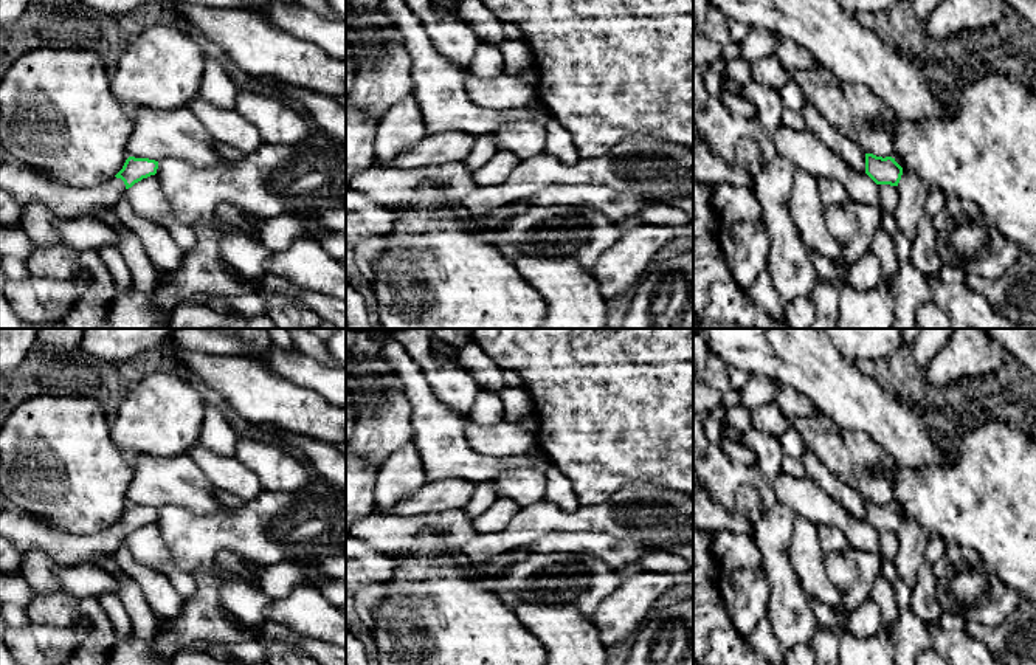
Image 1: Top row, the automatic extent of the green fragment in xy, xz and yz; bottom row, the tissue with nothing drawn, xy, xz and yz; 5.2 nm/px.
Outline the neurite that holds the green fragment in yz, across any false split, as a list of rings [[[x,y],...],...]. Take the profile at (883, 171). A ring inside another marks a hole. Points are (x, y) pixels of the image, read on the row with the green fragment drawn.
[[[865,153],[865,174],[876,184],[898,186],[903,167],[892,157],[876,157],[873,153]]]

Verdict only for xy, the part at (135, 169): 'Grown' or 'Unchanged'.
Grown

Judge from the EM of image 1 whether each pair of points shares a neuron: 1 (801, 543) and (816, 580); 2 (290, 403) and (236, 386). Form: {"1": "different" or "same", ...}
{"1": "same", "2": "same"}

